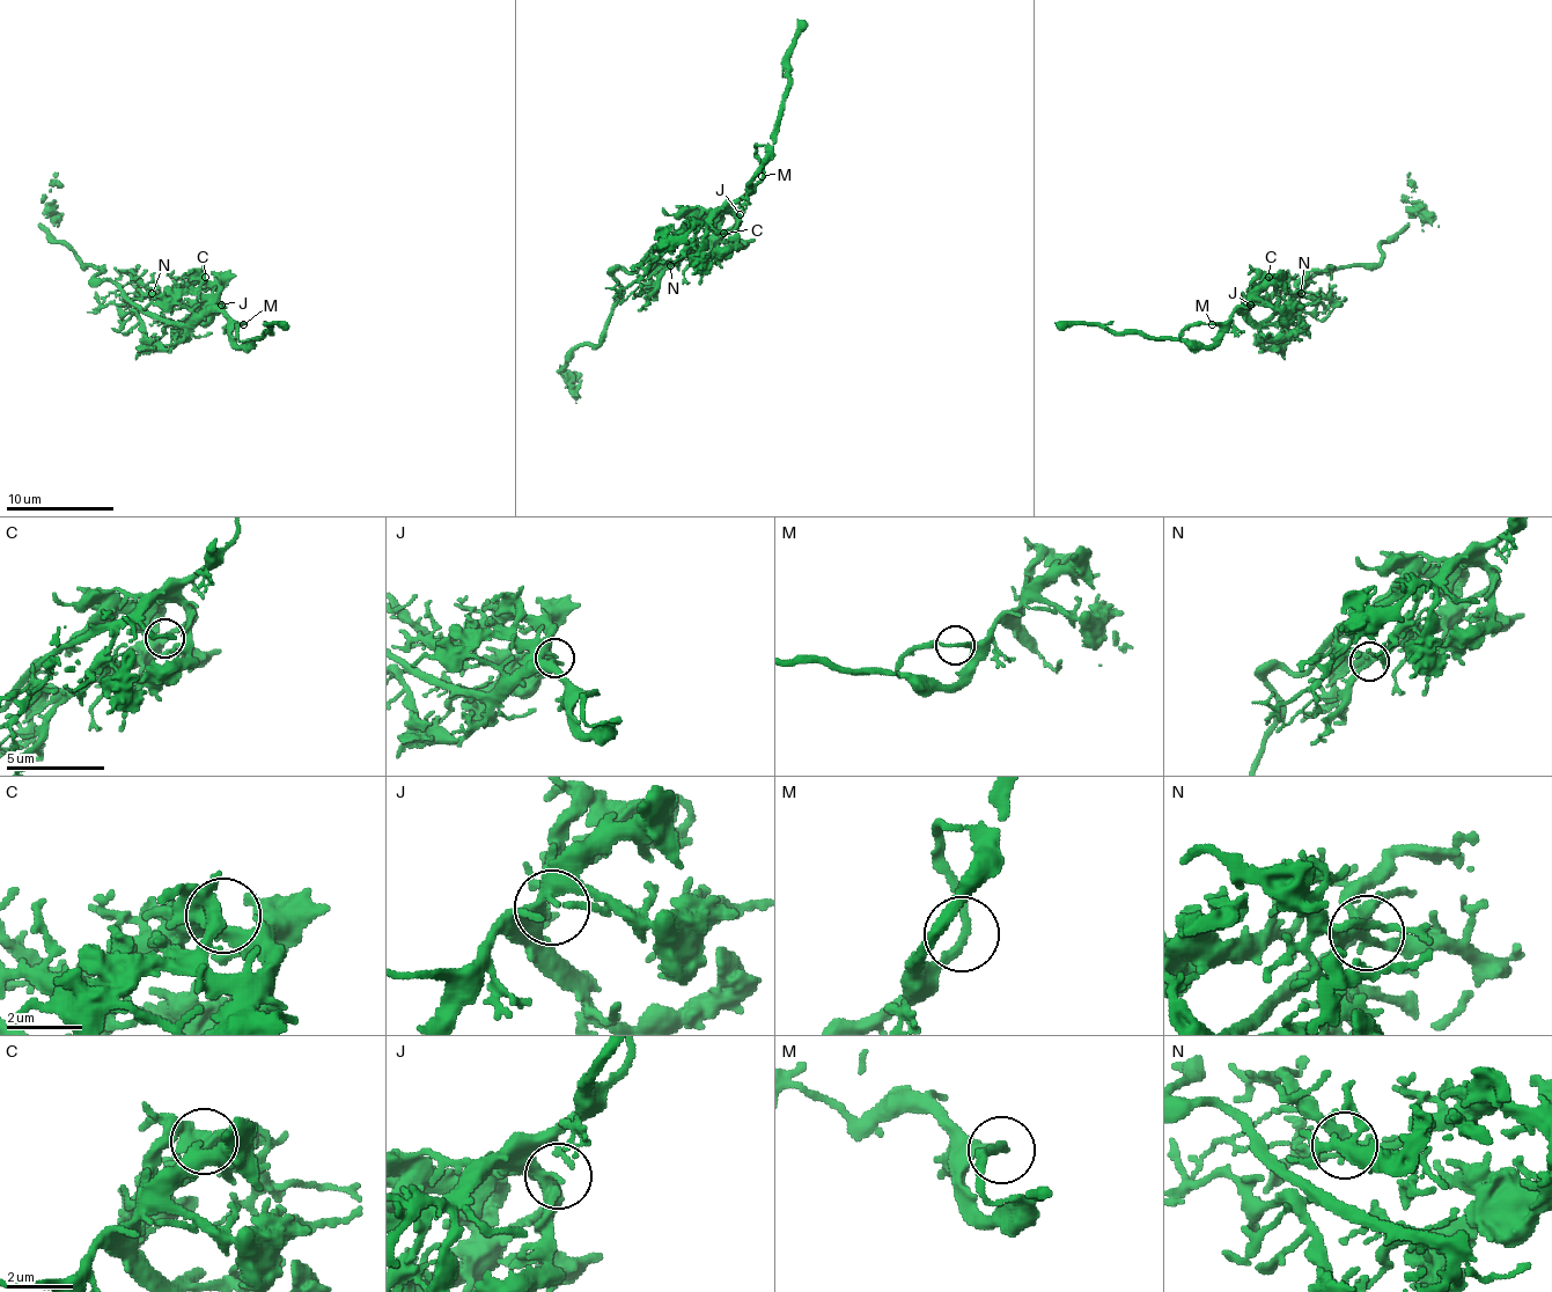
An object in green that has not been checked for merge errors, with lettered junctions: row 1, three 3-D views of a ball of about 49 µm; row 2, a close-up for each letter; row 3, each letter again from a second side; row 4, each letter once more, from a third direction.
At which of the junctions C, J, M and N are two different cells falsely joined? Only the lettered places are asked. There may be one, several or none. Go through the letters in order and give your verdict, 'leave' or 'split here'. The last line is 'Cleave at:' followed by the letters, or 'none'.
C: leave
J: leave
M: leave
N: leave
Cleave at: none

